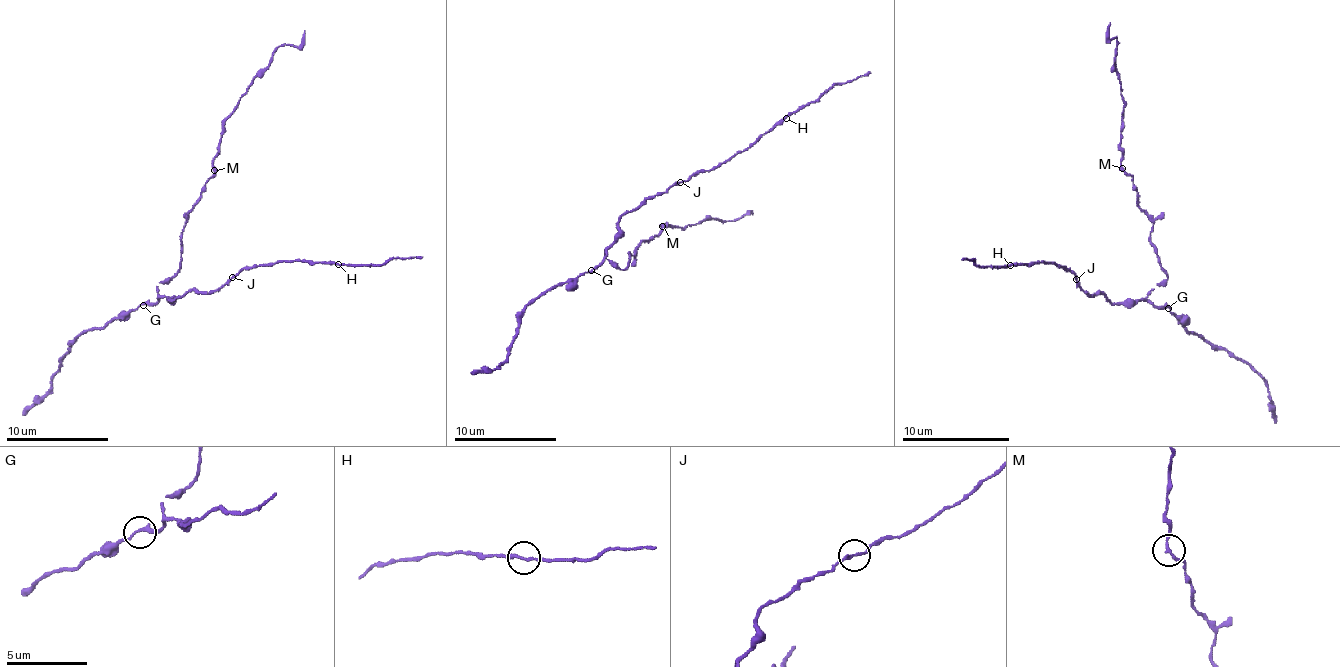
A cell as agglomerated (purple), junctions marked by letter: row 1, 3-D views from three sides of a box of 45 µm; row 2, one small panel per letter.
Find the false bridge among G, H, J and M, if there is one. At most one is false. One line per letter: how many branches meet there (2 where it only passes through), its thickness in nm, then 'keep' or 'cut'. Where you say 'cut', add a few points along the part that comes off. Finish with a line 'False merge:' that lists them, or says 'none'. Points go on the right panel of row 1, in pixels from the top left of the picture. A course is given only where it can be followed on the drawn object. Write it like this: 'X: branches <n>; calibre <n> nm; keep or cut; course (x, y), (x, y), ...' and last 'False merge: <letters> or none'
G: branches 2; calibre 180 nm; keep
H: branches 2; calibre 200 nm; keep
J: branches 2; calibre 180 nm; keep
M: branches 2; calibre 190 nm; keep
False merge: none

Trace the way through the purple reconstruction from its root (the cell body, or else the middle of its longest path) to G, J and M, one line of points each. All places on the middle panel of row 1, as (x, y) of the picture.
G: (606, 252), (606, 255), (591, 270)
J: (606, 252), (619, 232), (619, 219), (624, 213), (634, 211), (647, 198), (655, 198), (681, 183)
M: (606, 252), (606, 260), (622, 270), (629, 262), (629, 252), (632, 255), (663, 226)

